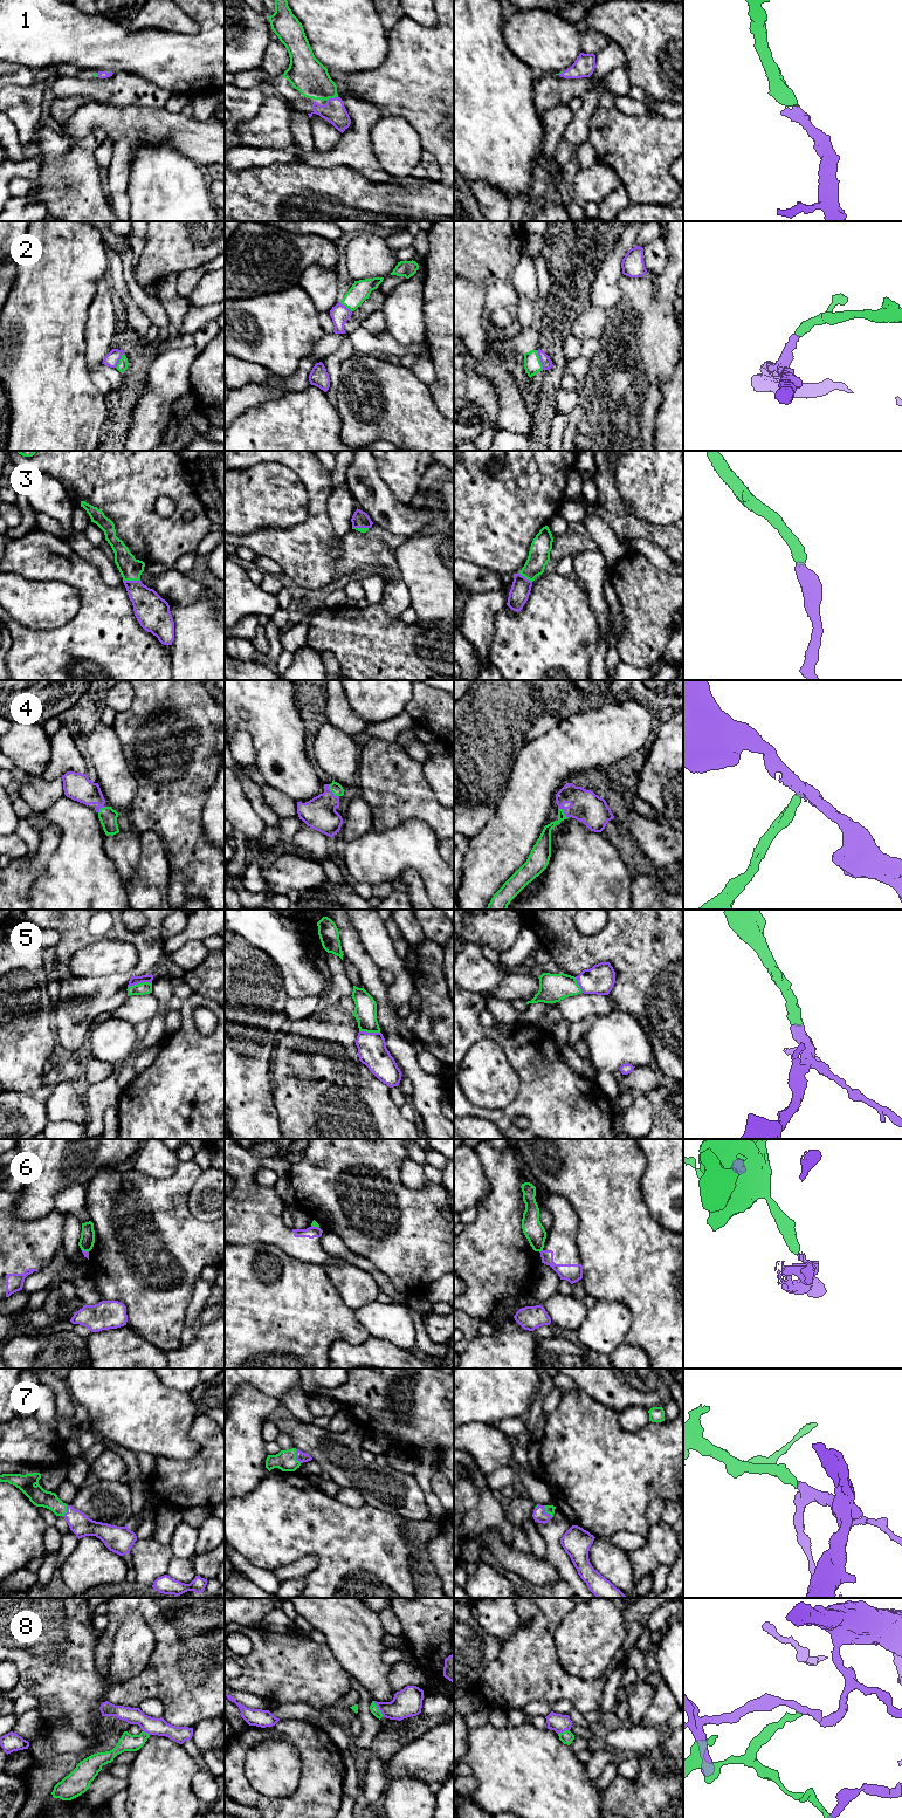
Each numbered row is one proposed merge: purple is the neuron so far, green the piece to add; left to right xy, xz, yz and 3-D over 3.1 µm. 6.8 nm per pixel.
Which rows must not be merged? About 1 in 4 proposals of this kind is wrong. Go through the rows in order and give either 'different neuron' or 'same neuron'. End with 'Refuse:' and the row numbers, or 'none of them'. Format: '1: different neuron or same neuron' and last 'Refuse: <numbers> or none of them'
1: same neuron
2: same neuron
3: same neuron
4: same neuron
5: same neuron
6: different neuron
7: same neuron
8: different neuron
Refuse: 6, 8

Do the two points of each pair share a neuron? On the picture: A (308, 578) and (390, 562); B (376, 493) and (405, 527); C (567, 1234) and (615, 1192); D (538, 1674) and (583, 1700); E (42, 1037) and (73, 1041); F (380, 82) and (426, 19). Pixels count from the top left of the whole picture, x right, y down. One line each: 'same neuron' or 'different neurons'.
A: same neuron
B: same neuron
C: different neurons
D: same neuron
E: different neurons
F: different neurons

